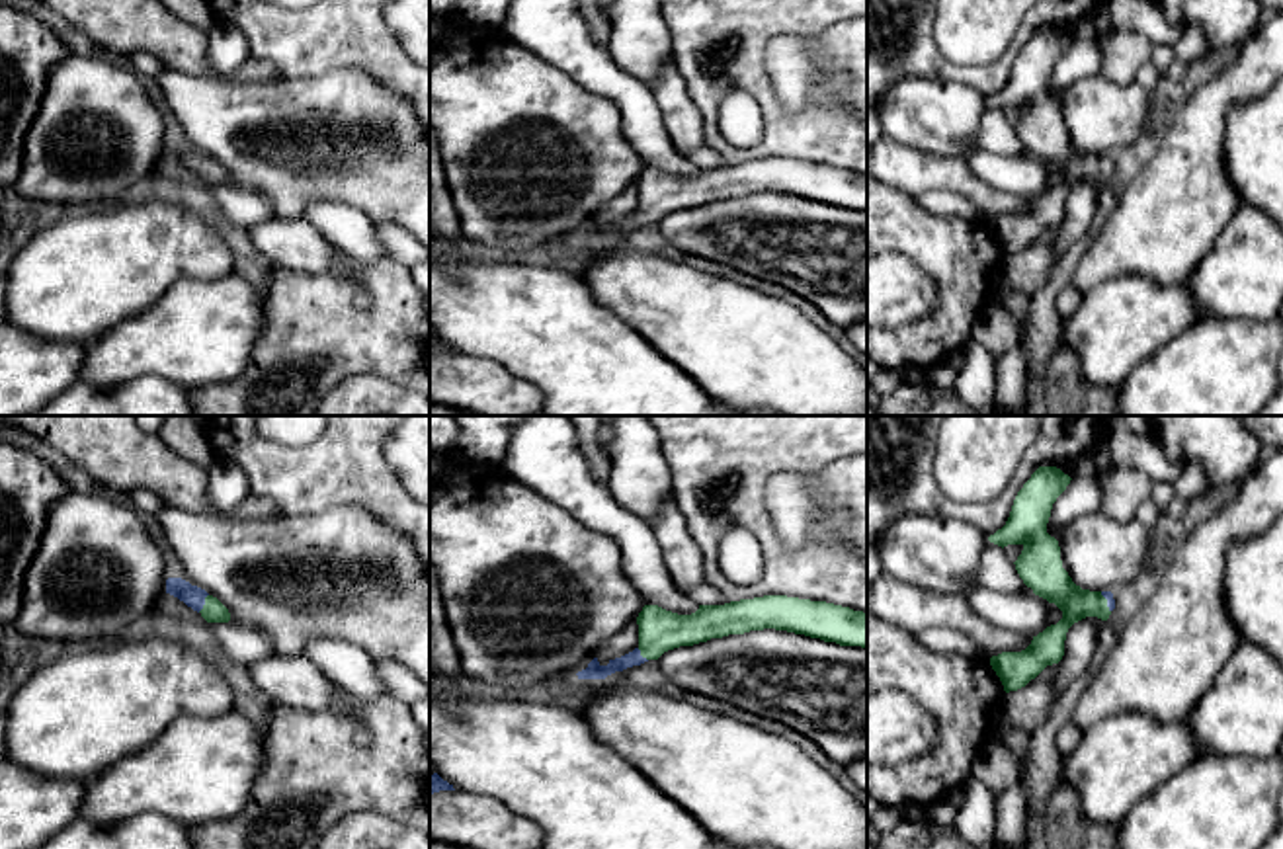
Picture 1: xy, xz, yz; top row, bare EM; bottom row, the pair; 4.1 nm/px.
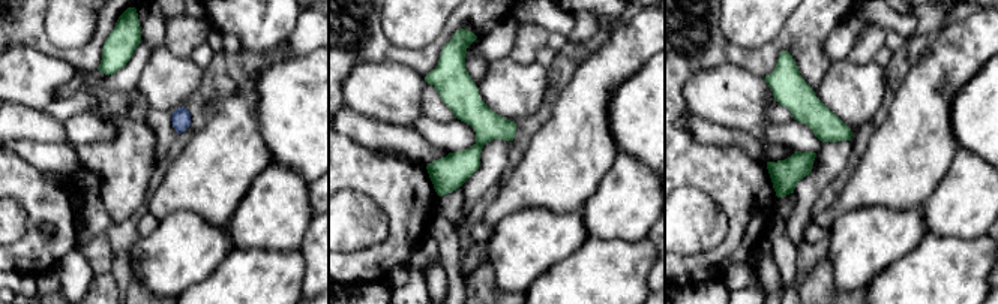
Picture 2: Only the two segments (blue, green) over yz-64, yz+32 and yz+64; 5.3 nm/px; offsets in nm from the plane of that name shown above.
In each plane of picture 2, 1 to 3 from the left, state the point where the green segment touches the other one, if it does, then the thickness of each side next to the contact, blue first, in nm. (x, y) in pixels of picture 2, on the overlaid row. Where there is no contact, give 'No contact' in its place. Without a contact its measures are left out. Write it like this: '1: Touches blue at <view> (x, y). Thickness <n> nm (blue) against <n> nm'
1: No contact
2: No contact
3: No contact

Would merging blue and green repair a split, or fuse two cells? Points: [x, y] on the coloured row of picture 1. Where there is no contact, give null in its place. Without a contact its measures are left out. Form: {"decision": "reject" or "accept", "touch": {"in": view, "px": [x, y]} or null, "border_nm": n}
{"decision": "accept", "touch": {"in": "xy", "px": [204, 604]}, "border_nm": 90}

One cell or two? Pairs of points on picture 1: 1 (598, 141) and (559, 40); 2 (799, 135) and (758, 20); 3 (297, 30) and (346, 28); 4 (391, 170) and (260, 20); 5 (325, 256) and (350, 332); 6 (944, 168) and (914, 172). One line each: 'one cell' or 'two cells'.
1: two cells
2: one cell
3: one cell
4: two cells
5: two cells
6: one cell

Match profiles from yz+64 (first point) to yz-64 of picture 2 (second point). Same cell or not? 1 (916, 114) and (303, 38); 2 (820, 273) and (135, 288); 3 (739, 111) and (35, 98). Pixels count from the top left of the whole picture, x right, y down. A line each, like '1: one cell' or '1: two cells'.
1: one cell
2: one cell
3: one cell

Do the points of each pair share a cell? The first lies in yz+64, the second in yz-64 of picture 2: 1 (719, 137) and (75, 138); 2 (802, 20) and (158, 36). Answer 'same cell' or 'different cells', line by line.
1: different cells
2: different cells

